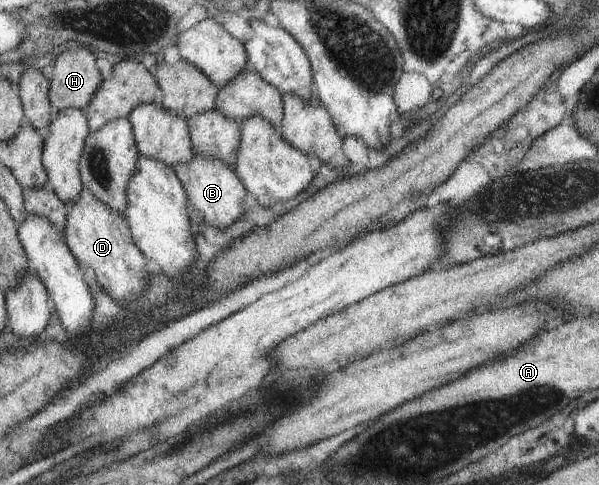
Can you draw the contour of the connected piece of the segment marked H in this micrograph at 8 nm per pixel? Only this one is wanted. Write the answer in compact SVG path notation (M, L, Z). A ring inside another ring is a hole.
M86 46L58 54L48 92L50 104L57 111L62 112L64 108L84 111L90 104L103 80L96 59L94 52L86 50Z

